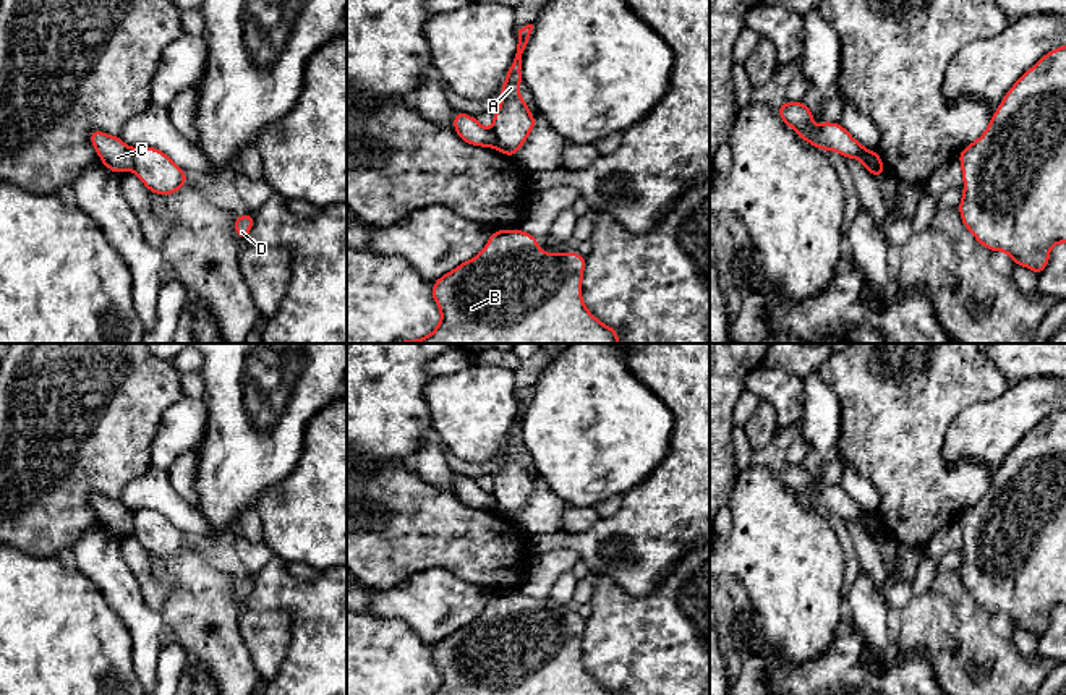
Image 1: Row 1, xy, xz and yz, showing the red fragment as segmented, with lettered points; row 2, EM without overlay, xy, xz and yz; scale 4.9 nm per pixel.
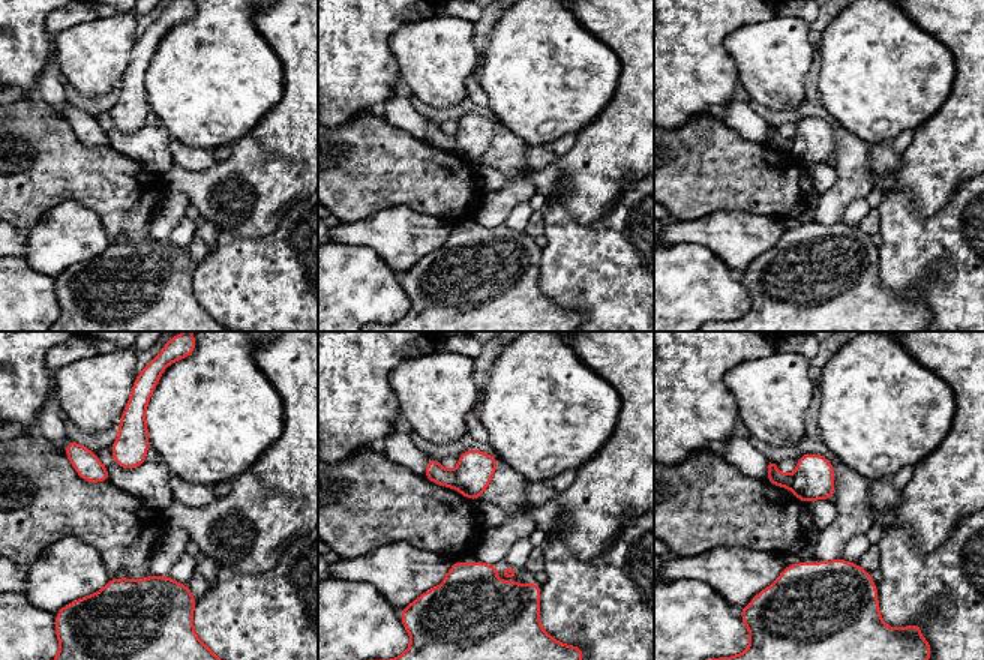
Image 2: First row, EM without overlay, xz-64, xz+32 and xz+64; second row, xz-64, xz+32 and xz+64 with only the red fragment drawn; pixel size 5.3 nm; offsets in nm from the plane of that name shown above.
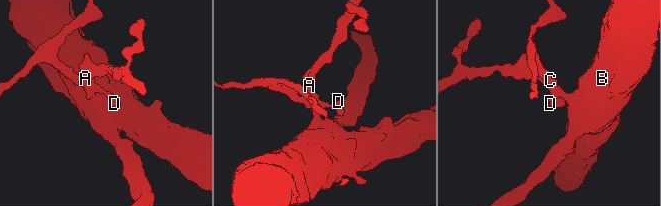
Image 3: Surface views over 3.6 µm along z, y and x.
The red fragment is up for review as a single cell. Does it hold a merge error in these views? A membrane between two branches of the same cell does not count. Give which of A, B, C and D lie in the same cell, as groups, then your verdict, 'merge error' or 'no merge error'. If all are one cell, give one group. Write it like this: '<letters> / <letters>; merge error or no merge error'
A B D / C; merge error

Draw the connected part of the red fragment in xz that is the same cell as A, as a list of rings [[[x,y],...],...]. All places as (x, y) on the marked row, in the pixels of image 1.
[[[527,24],[518,29],[518,44],[514,62],[509,66],[505,81],[499,96],[502,102],[497,110],[492,112],[496,134],[496,149],[510,159],[515,157],[518,149],[525,144],[530,131],[539,123],[528,112],[528,102],[518,96],[518,87],[522,84],[522,53],[528,44],[533,24]]]

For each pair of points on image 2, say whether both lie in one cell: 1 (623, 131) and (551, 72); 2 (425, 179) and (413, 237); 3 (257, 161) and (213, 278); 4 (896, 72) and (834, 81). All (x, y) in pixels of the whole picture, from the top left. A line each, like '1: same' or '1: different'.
1: different
2: different
3: different
4: same

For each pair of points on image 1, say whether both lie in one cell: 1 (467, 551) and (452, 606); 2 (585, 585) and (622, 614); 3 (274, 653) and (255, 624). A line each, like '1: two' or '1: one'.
1: two
2: two
3: one

